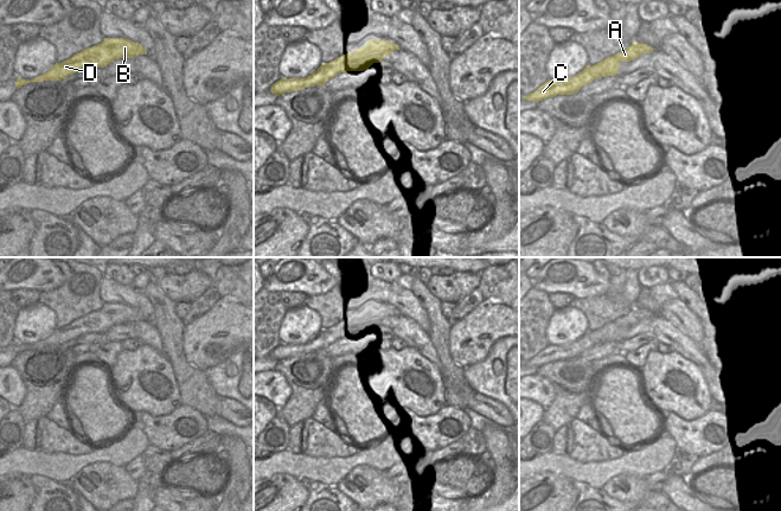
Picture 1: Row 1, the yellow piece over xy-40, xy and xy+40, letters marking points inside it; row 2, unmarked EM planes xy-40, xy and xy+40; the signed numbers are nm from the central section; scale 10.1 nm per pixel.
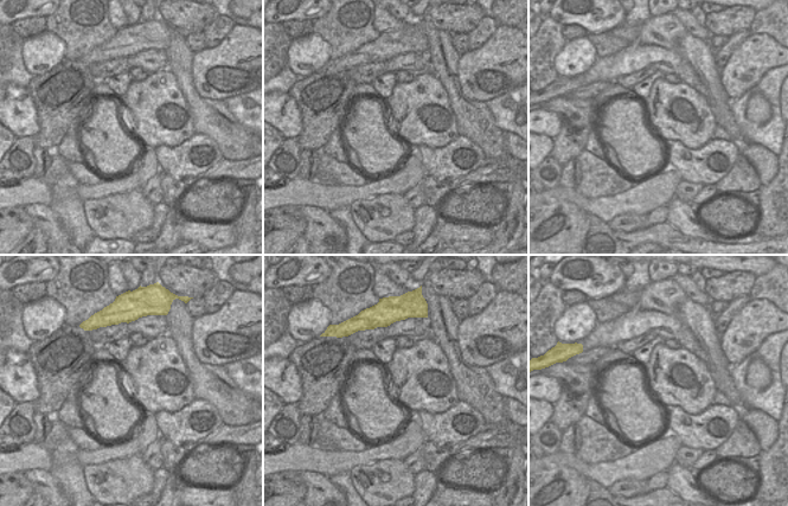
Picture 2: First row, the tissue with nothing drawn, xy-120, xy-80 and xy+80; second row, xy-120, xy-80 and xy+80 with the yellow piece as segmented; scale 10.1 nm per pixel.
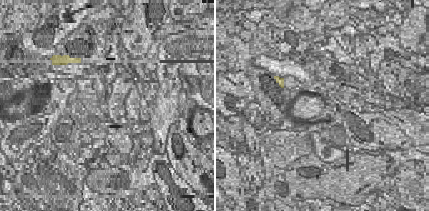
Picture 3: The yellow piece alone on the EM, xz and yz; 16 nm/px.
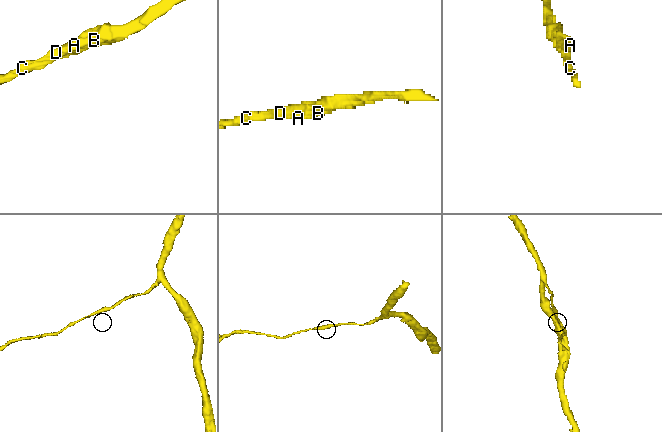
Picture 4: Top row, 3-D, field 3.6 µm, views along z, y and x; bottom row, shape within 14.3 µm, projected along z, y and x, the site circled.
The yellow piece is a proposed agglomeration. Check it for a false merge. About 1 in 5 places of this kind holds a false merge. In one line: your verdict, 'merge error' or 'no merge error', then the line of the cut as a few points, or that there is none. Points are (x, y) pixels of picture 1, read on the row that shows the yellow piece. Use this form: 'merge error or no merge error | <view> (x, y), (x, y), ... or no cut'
no merge error | no cut

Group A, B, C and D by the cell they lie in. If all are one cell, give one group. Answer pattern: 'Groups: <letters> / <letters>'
Groups: A B C D

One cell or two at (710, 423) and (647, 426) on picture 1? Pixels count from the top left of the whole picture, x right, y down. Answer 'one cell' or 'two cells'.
two cells

